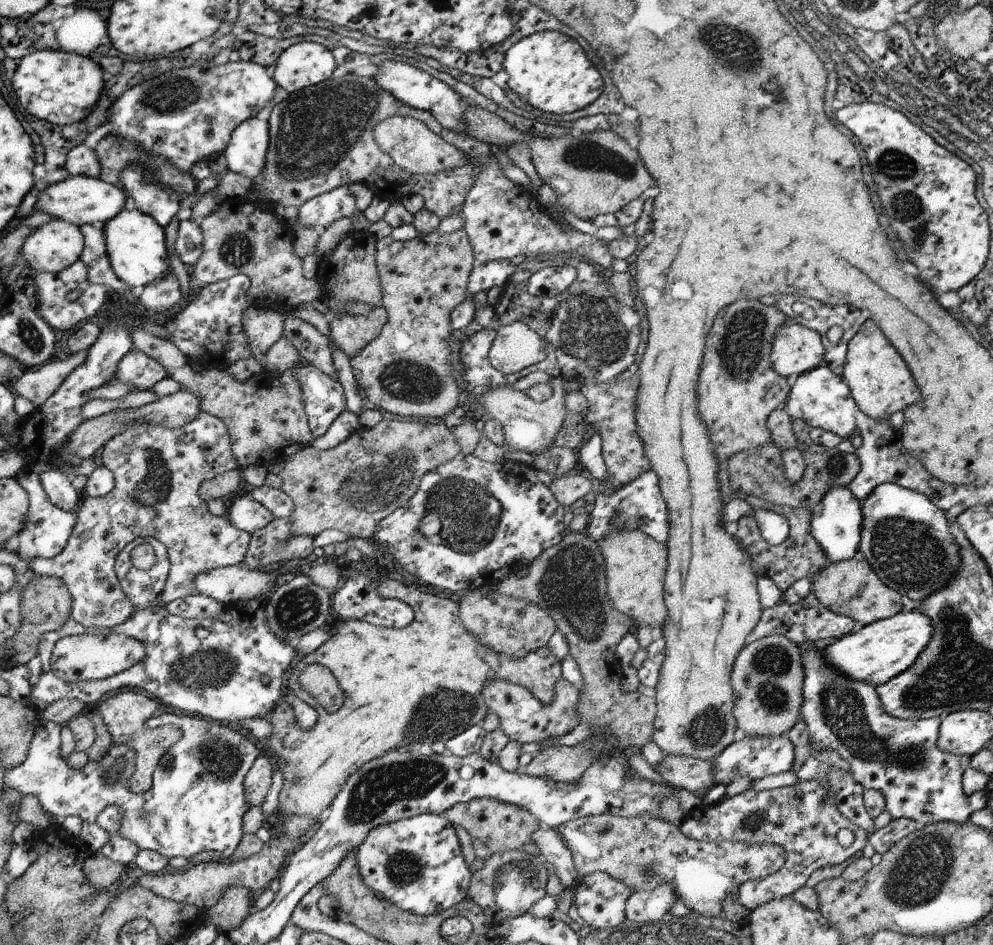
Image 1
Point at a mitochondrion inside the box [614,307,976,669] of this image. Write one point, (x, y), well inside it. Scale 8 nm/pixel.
(908, 555)

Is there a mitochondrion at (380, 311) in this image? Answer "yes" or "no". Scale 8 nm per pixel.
no

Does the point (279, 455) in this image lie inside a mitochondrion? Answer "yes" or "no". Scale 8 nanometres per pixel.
no

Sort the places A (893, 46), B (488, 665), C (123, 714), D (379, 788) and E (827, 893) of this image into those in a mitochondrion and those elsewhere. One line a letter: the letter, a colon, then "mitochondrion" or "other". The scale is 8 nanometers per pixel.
A: other
B: other
C: other
D: mitochondrion
E: other

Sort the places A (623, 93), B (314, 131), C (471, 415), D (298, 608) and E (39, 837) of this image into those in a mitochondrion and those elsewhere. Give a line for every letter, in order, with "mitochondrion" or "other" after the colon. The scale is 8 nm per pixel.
A: other
B: mitochondrion
C: other
D: mitochondrion
E: other

